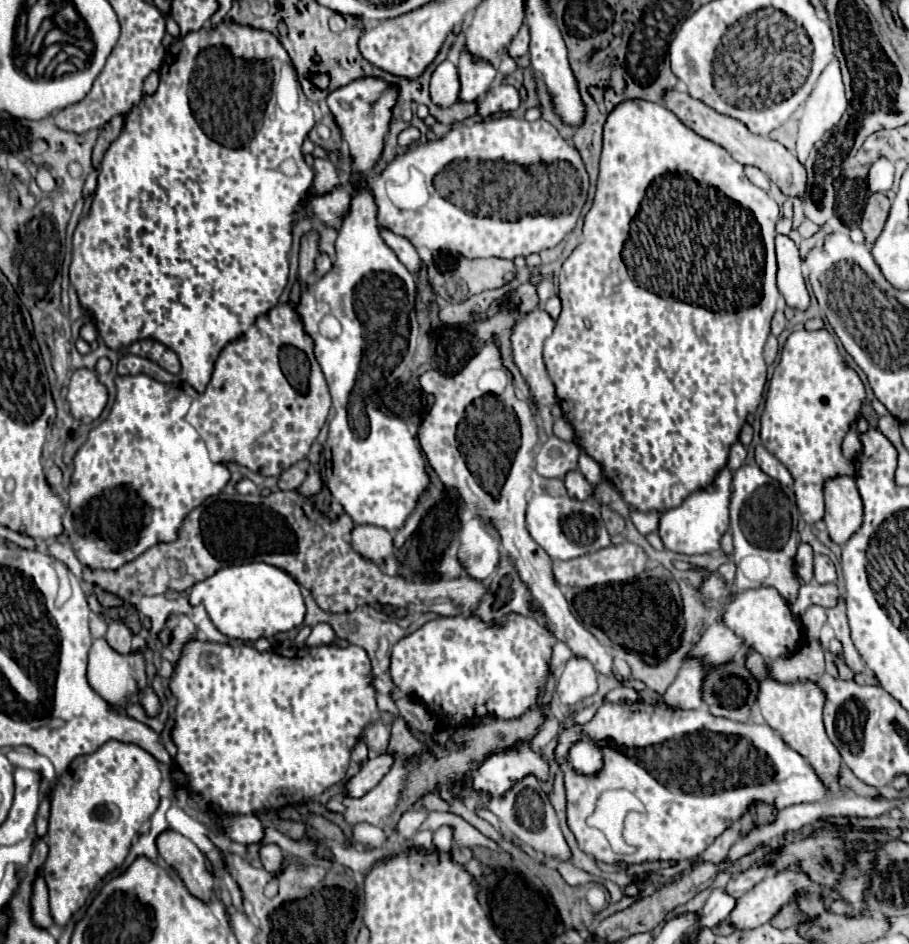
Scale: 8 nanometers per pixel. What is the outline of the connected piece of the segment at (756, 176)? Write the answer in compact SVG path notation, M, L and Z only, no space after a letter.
M744 166L744 172L746 172L746 176L748 176L748 180L750 180L752 184L760 186L762 190L768 190L770 180L768 180L768 176L766 176L760 168L756 168L756 166Z

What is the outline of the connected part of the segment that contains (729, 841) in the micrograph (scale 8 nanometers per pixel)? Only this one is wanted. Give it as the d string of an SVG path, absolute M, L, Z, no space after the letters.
M728 828L720 838L716 838L716 842L714 842L712 846L708 846L708 848L700 854L700 858L706 860L706 862L718 864L718 862L722 862L722 860L728 856L728 850L730 850L730 846L732 846L736 840L738 840L738 832L736 832L734 828Z

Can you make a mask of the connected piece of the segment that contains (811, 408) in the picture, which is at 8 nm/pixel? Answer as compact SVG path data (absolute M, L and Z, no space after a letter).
M826 328L796 330L788 336L780 354L780 362L767 385L760 438L764 448L772 452L790 470L794 478L796 504L808 524L814 524L824 516L824 484L840 474L856 474L854 464L842 456L840 446L844 434L856 424L864 400L866 390L860 376L842 358L834 336Z

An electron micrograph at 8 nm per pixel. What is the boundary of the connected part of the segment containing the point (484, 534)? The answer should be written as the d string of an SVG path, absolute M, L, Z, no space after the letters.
M478 518L468 520L460 528L460 546L458 546L458 562L464 572L482 582L486 580L500 560L500 540L498 534L492 532Z

